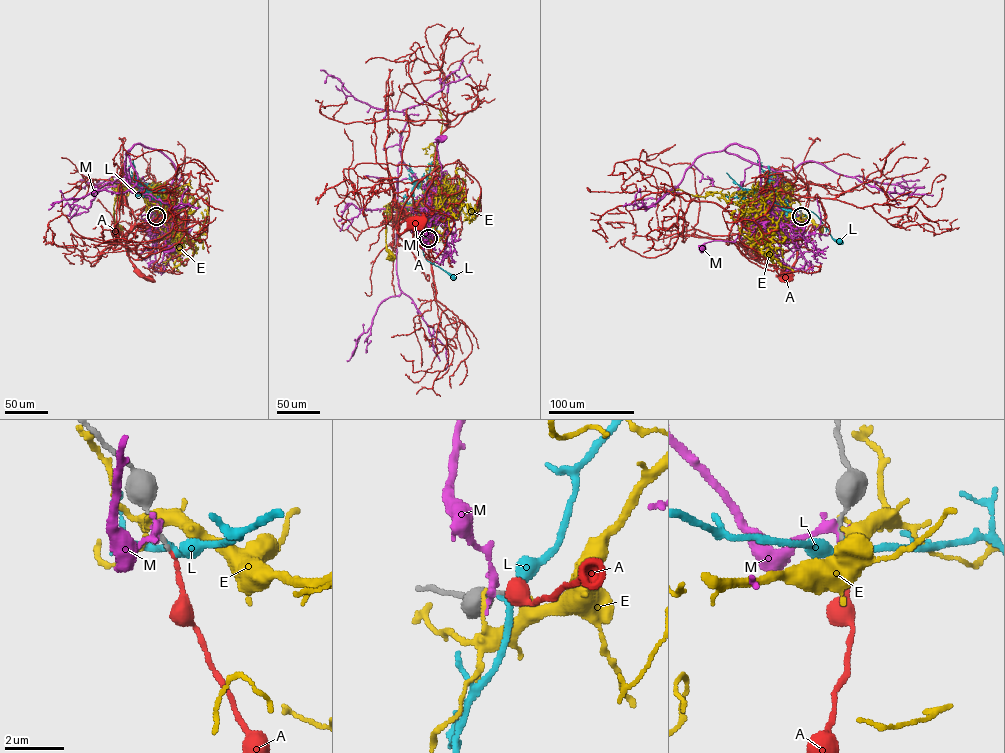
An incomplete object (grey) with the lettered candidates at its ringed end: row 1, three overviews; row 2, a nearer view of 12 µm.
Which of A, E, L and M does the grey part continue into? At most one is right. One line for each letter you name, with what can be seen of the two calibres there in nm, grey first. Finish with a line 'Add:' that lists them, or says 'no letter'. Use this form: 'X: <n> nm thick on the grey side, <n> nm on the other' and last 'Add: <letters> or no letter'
A: 120 nm thick on the grey side, 100 nm on the other
Add: A

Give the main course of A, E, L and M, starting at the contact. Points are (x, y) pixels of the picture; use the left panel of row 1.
A: (155, 216), (163, 228), (169, 216), (179, 222), (157, 218), (125, 235), (129, 261), (147, 277)
E: (155, 215), (162, 217), (146, 192), (119, 184), (113, 209), (115, 222), (120, 227)
L: (155, 216), (161, 213), (158, 207), (150, 210), (154, 222), (170, 238), (181, 241)
M: (155, 215), (156, 207), (151, 205), (167, 216), (170, 239), (165, 246), (170, 249)

